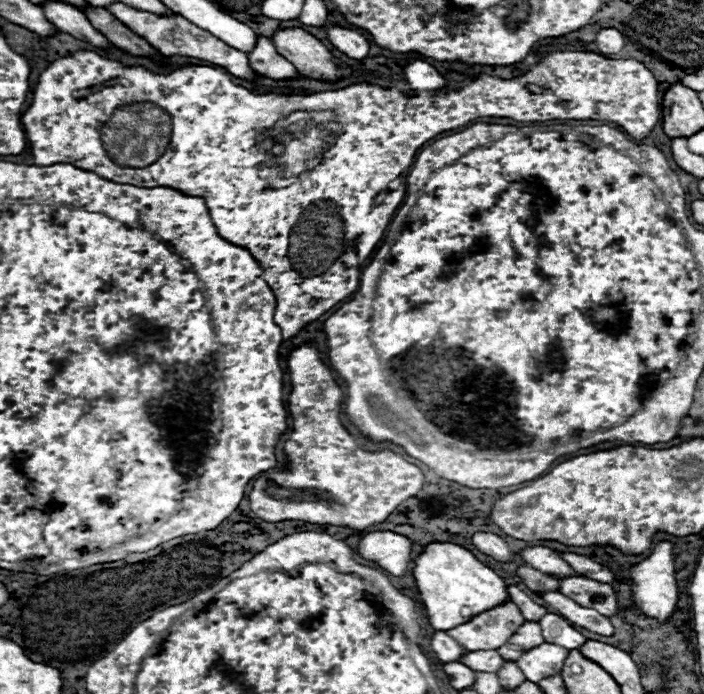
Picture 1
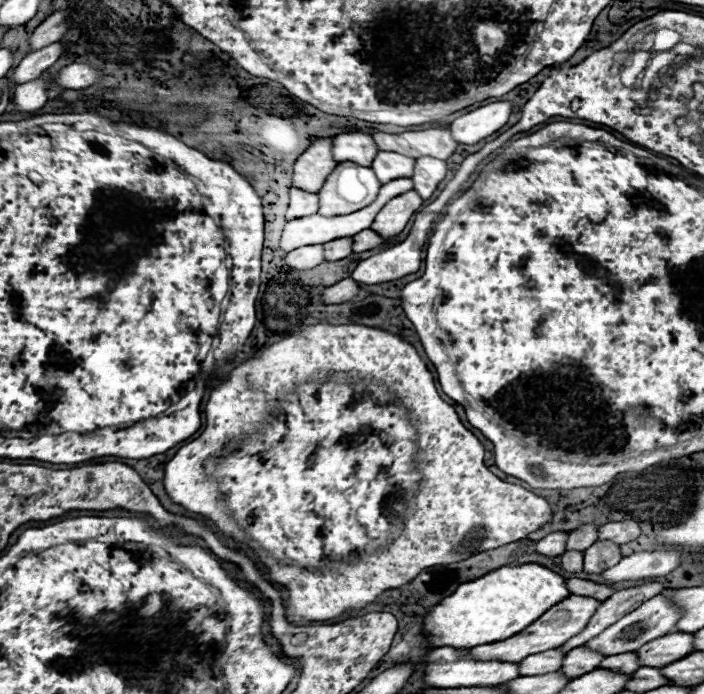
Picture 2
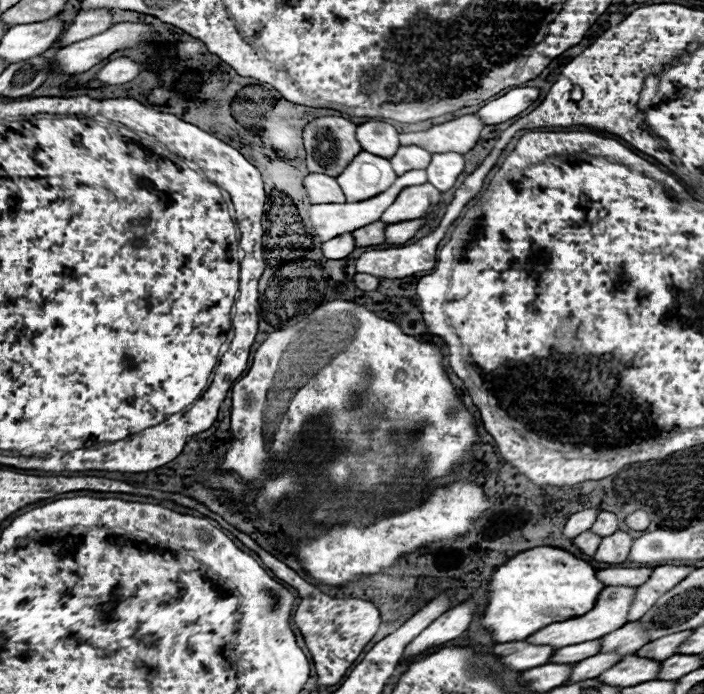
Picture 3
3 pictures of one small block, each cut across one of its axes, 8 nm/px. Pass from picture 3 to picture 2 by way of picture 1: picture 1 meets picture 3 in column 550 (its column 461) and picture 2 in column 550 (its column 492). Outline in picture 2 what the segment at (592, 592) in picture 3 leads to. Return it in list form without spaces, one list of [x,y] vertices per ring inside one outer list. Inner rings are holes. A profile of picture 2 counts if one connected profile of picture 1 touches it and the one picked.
[[[538,564],[502,566],[484,574],[478,580],[466,582],[454,594],[440,600],[422,620],[422,630],[428,636],[428,646],[472,648],[480,644],[500,642],[530,626],[556,602],[570,596],[564,578]]]

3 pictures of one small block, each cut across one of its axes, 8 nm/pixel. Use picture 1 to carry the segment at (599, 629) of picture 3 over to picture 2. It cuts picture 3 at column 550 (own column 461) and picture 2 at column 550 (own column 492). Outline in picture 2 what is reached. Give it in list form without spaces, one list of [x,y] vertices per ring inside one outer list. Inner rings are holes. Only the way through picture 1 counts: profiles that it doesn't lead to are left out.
[[[568,596],[564,598],[564,602],[558,602],[556,606],[552,606],[550,610],[546,610],[536,622],[532,622],[532,626],[526,626],[520,634],[514,634],[512,638],[506,638],[502,642],[492,642],[492,644],[482,644],[482,646],[474,646],[472,650],[468,650],[468,658],[472,660],[500,660],[500,662],[520,662],[522,658],[526,658],[528,654],[536,654],[536,652],[544,652],[544,650],[554,650],[556,646],[564,644],[568,638],[576,636],[578,632],[584,630],[584,626],[588,624],[588,620],[592,618],[594,610],[600,606],[598,600],[594,598],[586,598],[586,596]]]

